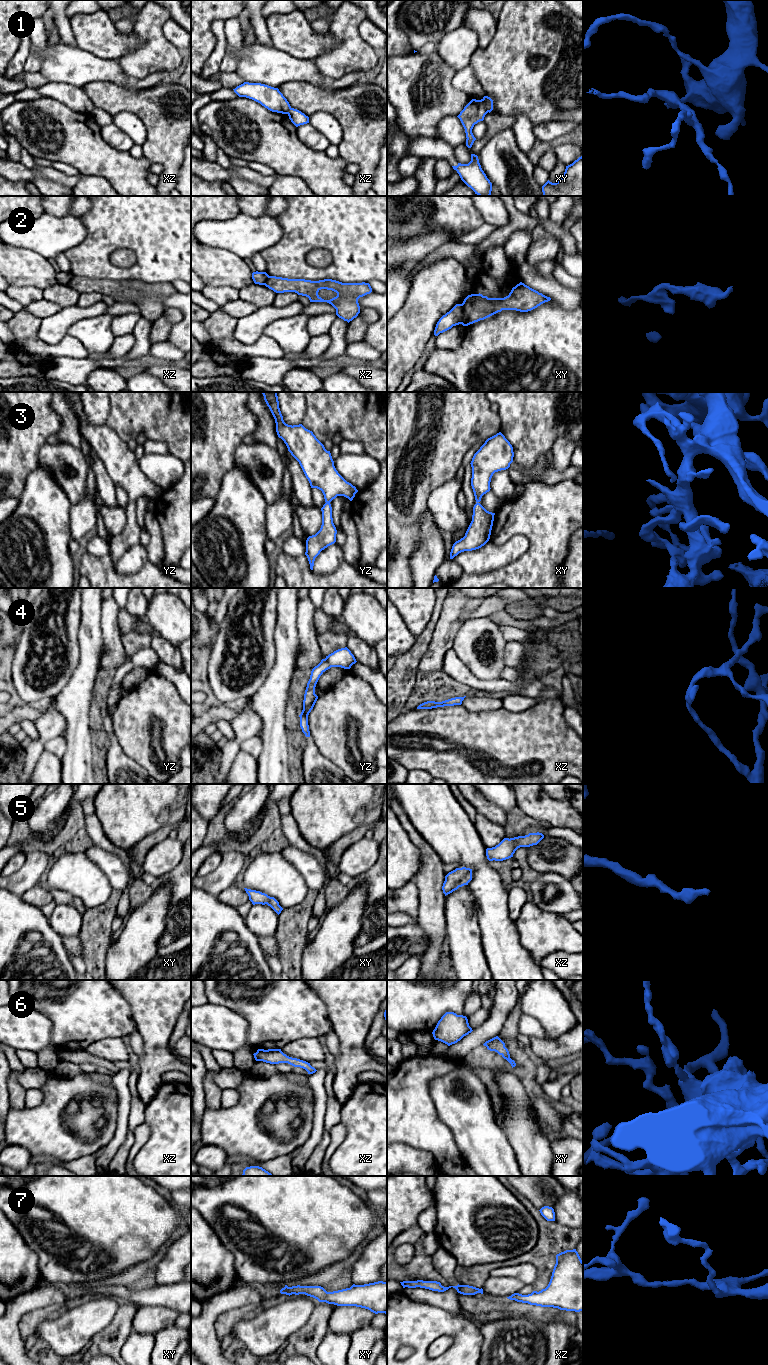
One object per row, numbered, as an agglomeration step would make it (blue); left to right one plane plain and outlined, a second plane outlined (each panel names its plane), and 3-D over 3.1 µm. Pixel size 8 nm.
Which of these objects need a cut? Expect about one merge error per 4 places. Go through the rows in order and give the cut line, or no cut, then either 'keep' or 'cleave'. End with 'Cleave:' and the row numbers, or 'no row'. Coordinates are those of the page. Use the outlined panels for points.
1: xy (482, 99), (488, 111) | cleave
2: xy (462, 304), (463, 319), (460, 323) | cleave
3: no cut | keep
4: no cut | keep
5: no cut | keep
6: no cut | keep
7: no cut | keep
Cleave: 1, 2

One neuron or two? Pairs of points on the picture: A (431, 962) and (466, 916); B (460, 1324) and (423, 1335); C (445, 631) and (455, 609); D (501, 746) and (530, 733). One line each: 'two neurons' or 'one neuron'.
A: two neurons
B: one neuron
C: one neuron
D: one neuron

